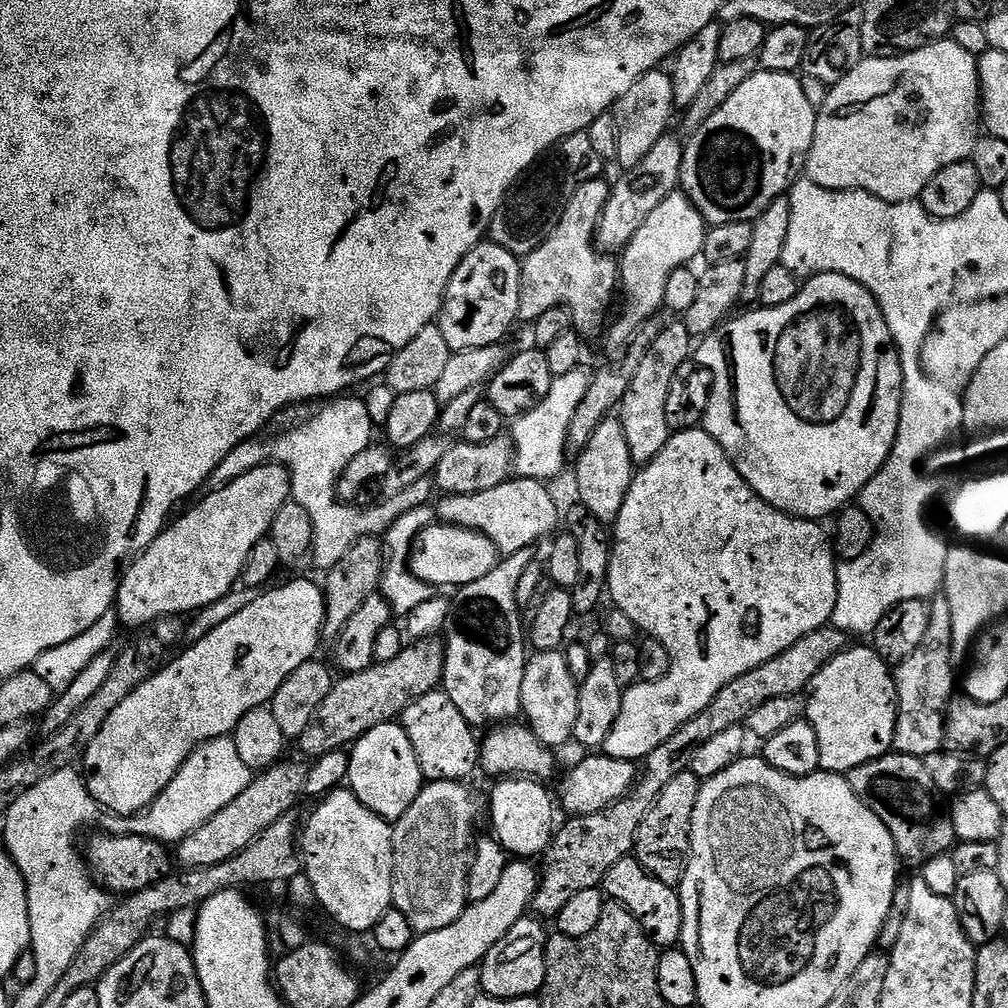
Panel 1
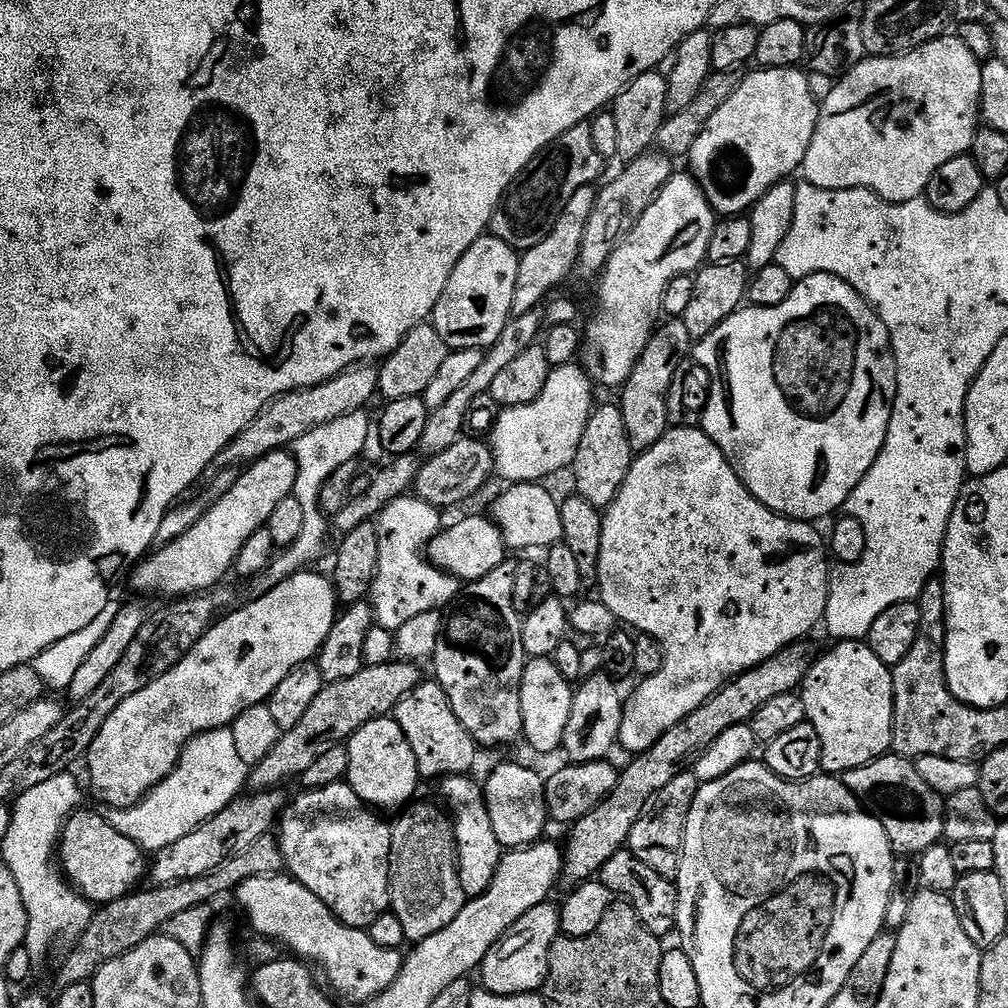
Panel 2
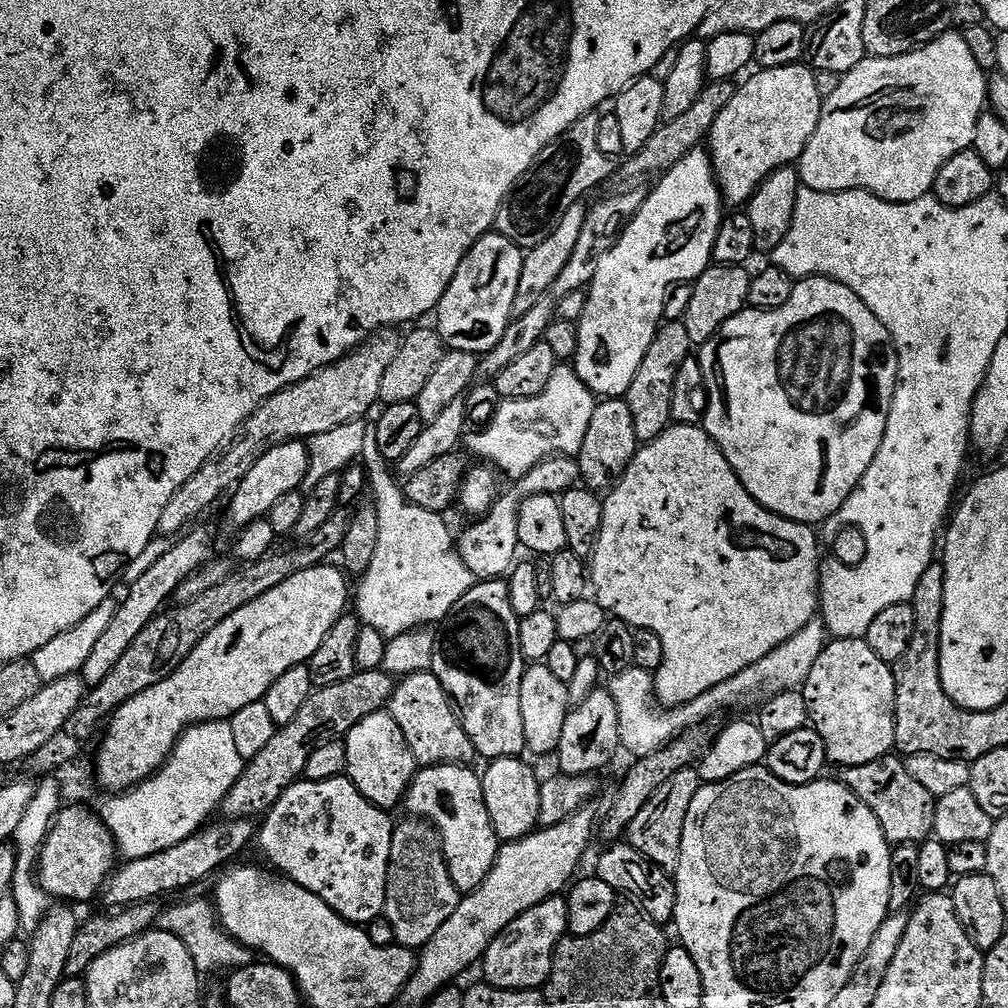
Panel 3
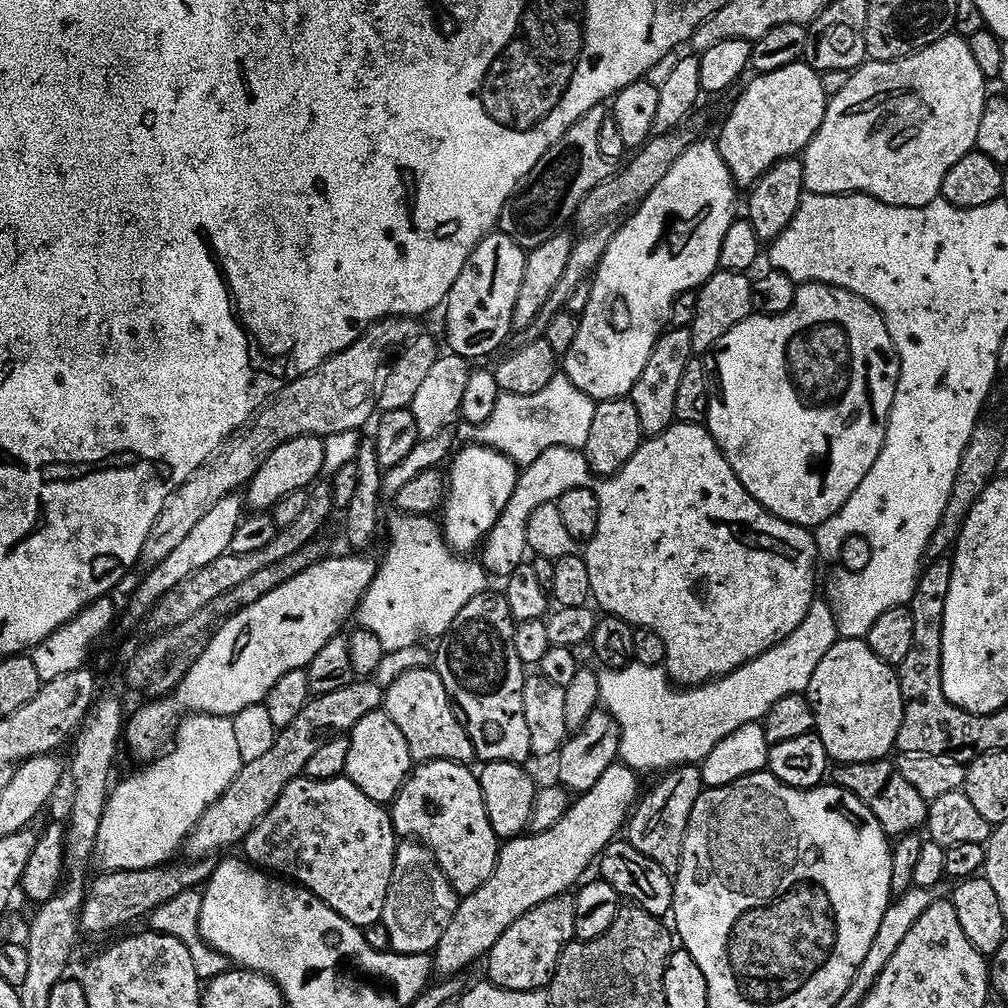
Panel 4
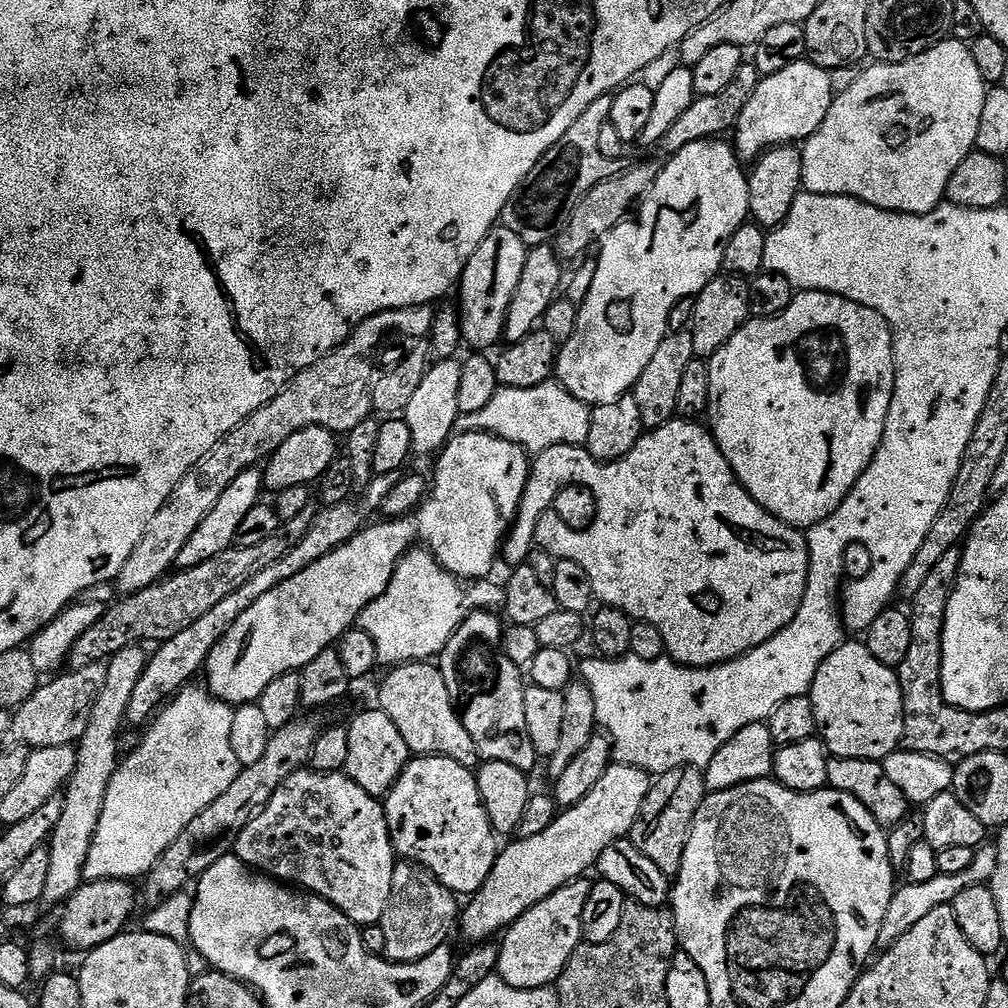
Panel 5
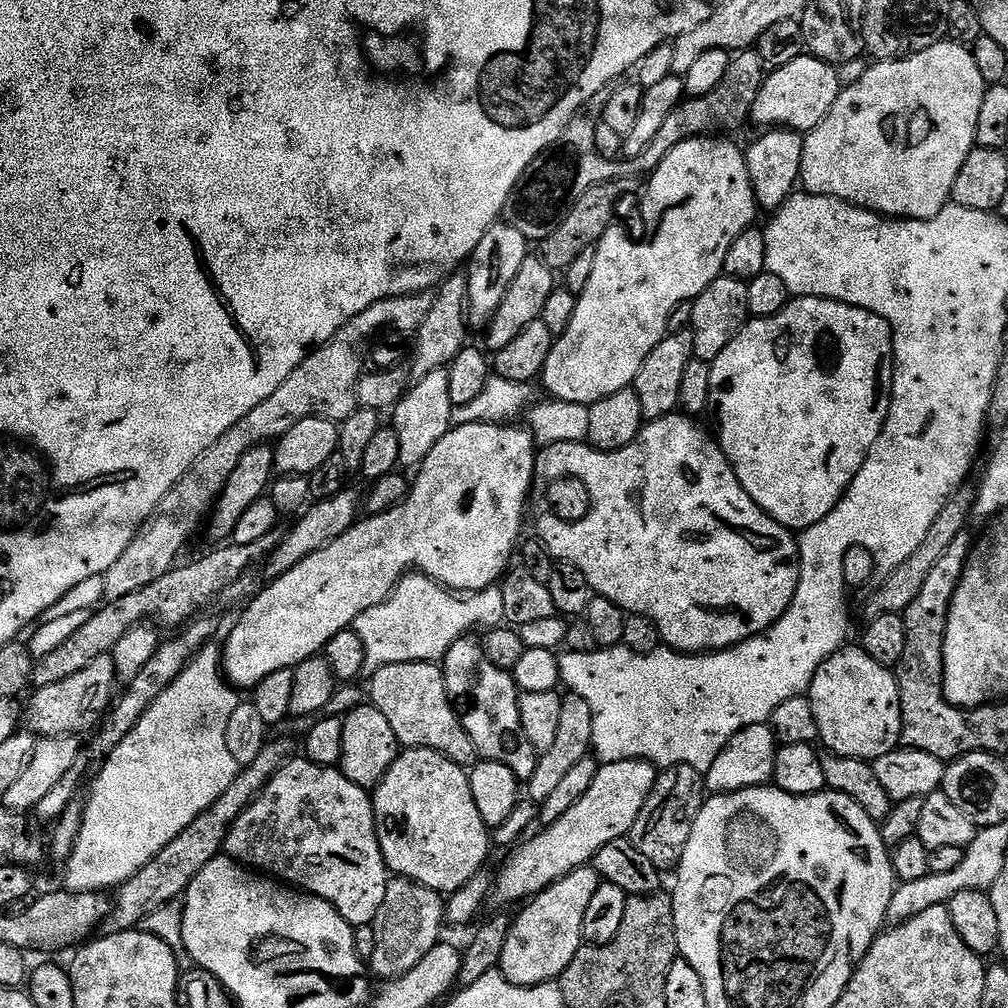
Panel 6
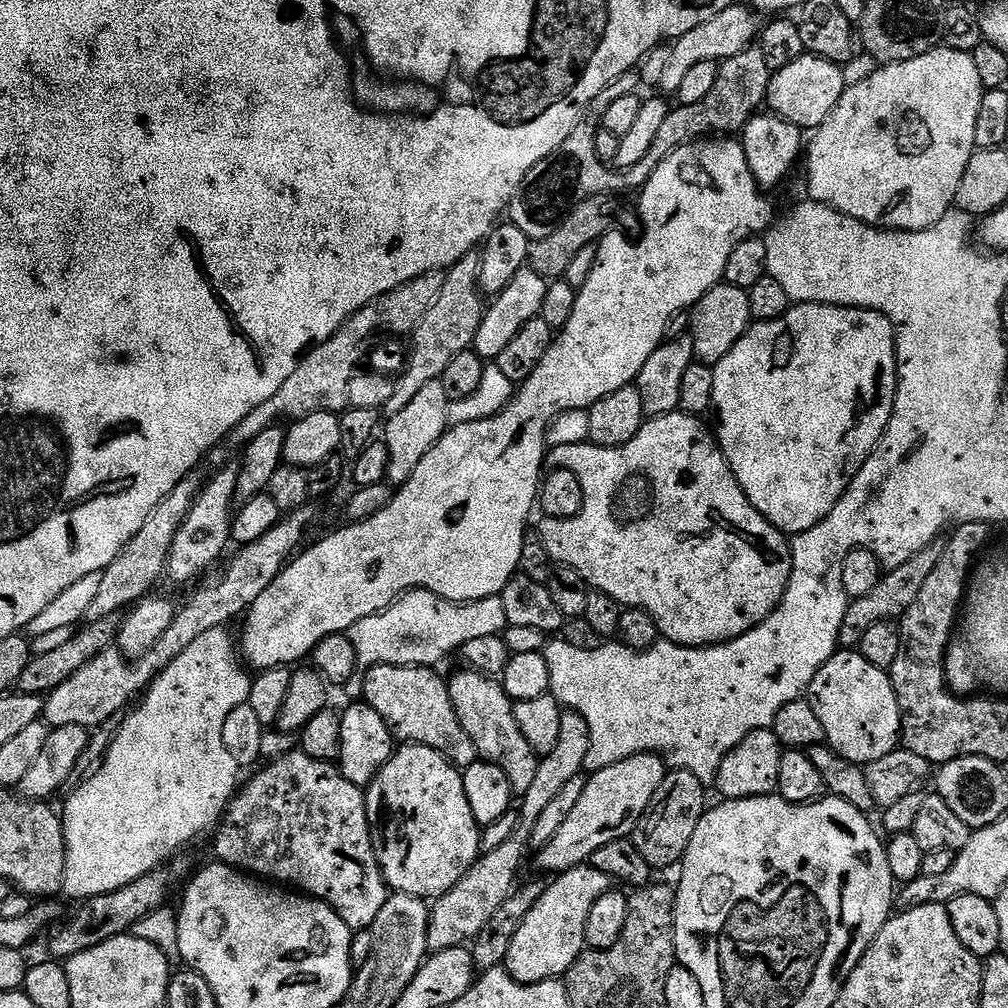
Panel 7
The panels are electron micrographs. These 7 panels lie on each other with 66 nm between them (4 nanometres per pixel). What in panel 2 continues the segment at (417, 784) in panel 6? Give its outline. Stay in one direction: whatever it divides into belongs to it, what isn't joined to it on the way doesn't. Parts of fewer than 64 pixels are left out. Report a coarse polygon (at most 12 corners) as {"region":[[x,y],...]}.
{"region":[[471,775],[438,784],[456,828],[465,897],[482,895],[505,854]]}

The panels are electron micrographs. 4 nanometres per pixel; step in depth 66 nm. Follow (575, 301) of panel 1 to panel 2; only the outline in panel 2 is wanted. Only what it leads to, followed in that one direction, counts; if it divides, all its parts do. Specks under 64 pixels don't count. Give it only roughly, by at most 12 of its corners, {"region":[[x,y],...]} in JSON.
{"region":[[580,188],[523,253],[512,316],[537,311],[579,263],[597,189]]}

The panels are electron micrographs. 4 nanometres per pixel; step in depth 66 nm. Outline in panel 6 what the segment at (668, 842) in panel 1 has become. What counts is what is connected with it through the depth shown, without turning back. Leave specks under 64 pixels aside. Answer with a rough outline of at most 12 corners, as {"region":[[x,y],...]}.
{"region":[[694,766],[663,769],[630,839],[675,869],[706,799]]}

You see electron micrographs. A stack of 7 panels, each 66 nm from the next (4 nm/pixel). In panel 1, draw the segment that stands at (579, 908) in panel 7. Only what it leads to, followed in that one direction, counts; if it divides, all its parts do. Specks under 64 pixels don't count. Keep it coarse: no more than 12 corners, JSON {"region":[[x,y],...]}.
{"region":[[519,920],[479,965],[496,1000],[536,996],[549,933]]}

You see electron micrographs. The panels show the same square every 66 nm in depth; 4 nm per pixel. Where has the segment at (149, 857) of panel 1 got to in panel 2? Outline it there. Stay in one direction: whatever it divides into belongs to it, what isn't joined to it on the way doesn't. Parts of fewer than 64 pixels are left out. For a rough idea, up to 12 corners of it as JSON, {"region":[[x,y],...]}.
{"region":[[77,810],[58,864],[93,906],[141,887],[145,849],[107,815]]}

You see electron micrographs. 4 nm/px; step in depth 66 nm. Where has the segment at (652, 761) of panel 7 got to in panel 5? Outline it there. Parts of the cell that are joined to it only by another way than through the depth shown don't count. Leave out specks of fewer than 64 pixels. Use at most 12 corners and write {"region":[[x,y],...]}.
{"region":[[613,763],[542,834],[499,849],[463,905],[468,942],[597,867],[653,781]]}

